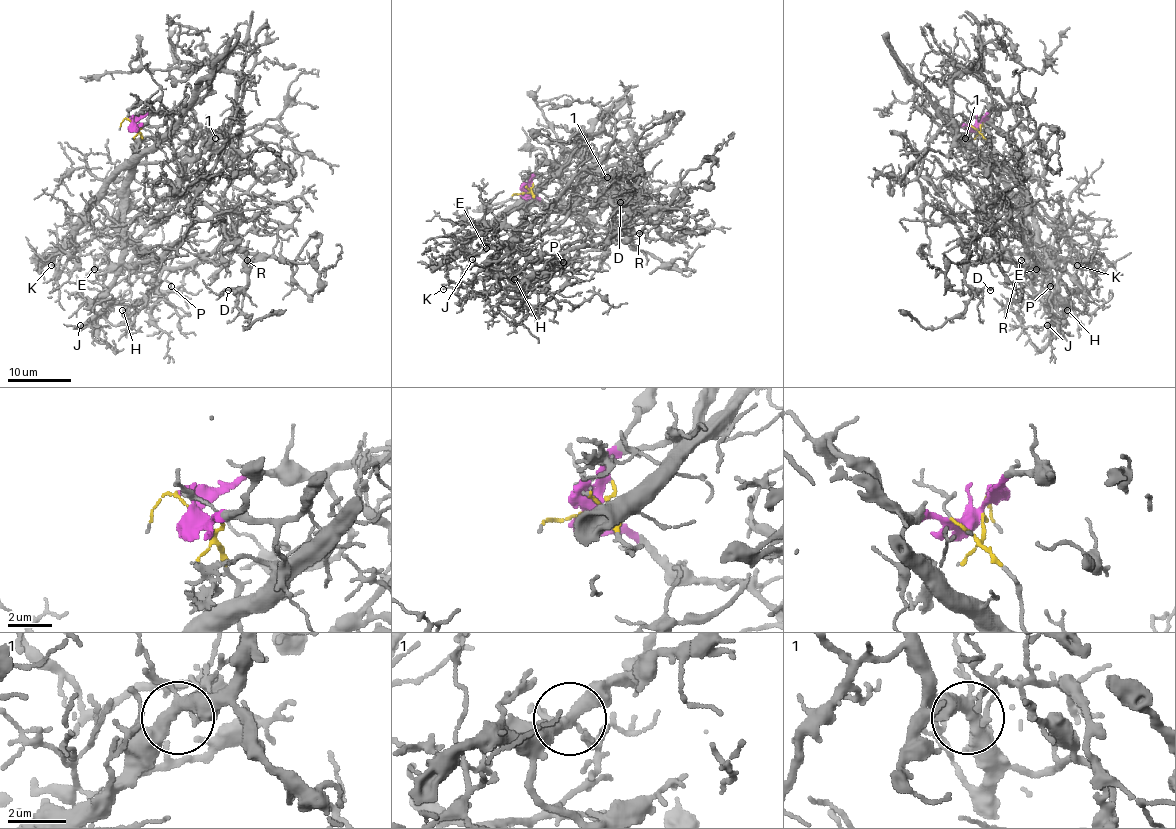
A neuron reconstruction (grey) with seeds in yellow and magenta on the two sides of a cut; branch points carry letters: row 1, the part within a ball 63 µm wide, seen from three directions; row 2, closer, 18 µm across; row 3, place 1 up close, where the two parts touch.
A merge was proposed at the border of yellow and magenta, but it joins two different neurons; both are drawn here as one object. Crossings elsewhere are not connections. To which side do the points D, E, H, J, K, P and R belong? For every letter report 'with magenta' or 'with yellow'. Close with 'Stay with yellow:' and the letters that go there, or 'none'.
D: with magenta
E: with yellow
H: with yellow
J: with yellow
K: with yellow
P: with yellow
R: with magenta
Stay with yellow: E, H, J, K, P

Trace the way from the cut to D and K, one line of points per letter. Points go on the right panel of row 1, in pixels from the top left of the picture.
D: (979, 123), (1007, 102), (960, 70), (953, 126), (998, 191), (961, 243), (965, 281), (990, 289)
K: (980, 123), (980, 132), (990, 145), (995, 164), (1017, 185), (1023, 199), (1065, 239), (1079, 262), (1077, 266)

